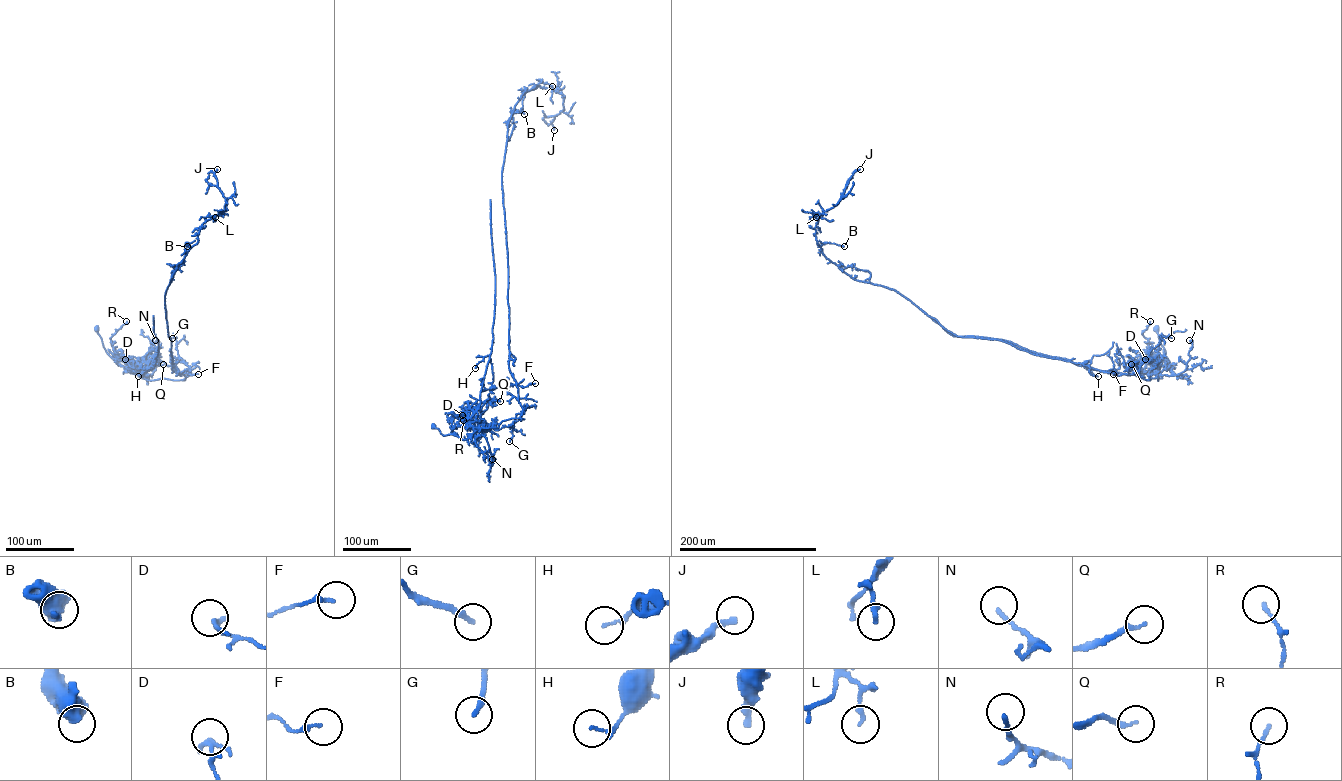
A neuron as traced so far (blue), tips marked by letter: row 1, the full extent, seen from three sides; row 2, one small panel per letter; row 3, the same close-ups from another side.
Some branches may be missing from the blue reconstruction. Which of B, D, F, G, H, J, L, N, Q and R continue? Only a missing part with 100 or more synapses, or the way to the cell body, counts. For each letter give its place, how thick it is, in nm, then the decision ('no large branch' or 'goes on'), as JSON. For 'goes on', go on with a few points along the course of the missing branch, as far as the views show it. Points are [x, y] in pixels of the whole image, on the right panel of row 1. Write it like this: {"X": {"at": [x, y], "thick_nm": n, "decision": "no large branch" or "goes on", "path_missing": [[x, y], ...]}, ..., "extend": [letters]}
{"B": {"at": [844, 246], "thick_nm": 650, "decision": "no large branch"}, "D": {"at": [1145, 359], "thick_nm": 240, "decision": "no large branch"}, "F": {"at": [1113, 374], "thick_nm": 180, "decision": "no large branch"}, "G": {"at": [1171, 338], "thick_nm": 200, "decision": "no large branch"}, "H": {"at": [1098, 376], "thick_nm": 150, "decision": "no large branch"}, "J": {"at": [860, 169], "thick_nm": 280, "decision": "no large branch"}, "L": {"at": [816, 217], "thick_nm": 180, "decision": "no large branch"}, "N": {"at": [1189, 340], "thick_nm": 150, "decision": "no large branch"}, "Q": {"at": [1131, 364], "thick_nm": 170, "decision": "no large branch"}, "R": {"at": [1150, 321], "thick_nm": 140, "decision": "no large branch"}, "extend": []}

